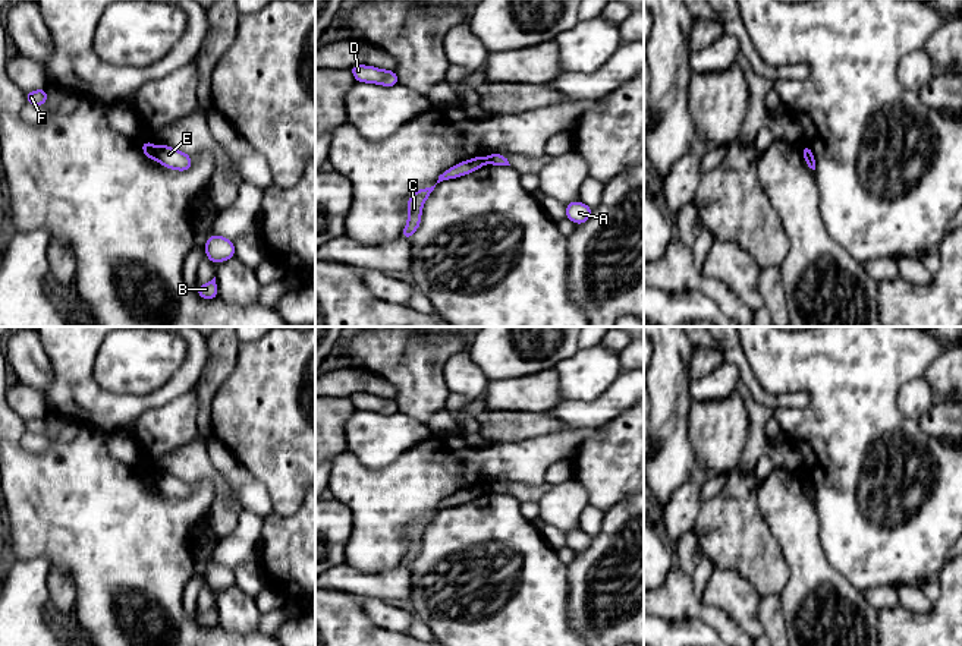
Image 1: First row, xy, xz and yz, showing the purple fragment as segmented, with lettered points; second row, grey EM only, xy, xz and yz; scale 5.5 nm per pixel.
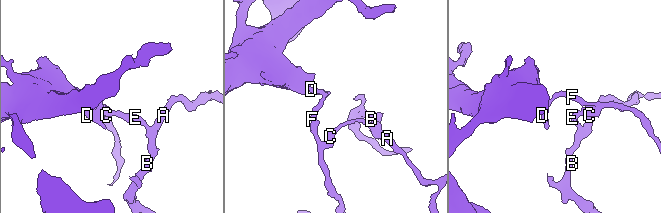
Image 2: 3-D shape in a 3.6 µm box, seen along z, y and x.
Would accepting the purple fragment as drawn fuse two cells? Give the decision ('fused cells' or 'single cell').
fused cells

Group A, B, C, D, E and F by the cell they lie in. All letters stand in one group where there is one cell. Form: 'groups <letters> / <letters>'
groups A B E / C D F

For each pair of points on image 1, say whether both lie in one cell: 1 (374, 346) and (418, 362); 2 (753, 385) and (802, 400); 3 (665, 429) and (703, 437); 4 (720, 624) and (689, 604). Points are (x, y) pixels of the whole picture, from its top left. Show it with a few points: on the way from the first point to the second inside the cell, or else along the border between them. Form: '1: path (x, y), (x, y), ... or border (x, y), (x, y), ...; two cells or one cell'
1: path (384, 346), (389, 346), (401, 358), (408, 358); one cell
2: path (764, 397), (770, 400), (791, 400); one cell
3: border (691, 400), (689, 444), (697, 462); two cells
4: path (713, 617), (697, 608); one cell

